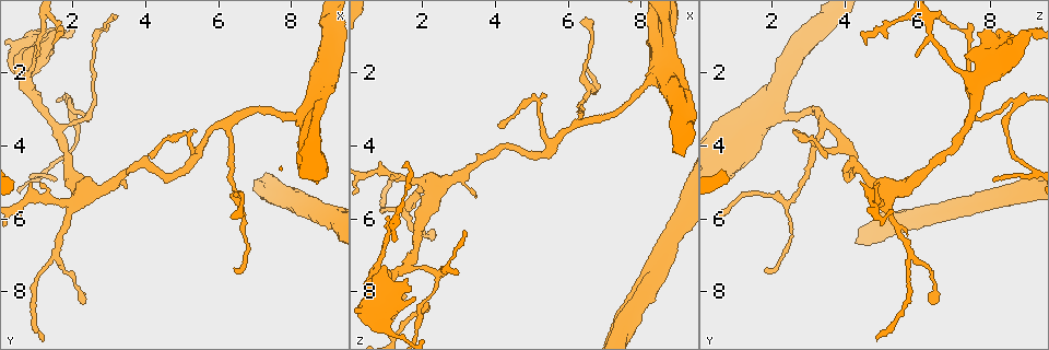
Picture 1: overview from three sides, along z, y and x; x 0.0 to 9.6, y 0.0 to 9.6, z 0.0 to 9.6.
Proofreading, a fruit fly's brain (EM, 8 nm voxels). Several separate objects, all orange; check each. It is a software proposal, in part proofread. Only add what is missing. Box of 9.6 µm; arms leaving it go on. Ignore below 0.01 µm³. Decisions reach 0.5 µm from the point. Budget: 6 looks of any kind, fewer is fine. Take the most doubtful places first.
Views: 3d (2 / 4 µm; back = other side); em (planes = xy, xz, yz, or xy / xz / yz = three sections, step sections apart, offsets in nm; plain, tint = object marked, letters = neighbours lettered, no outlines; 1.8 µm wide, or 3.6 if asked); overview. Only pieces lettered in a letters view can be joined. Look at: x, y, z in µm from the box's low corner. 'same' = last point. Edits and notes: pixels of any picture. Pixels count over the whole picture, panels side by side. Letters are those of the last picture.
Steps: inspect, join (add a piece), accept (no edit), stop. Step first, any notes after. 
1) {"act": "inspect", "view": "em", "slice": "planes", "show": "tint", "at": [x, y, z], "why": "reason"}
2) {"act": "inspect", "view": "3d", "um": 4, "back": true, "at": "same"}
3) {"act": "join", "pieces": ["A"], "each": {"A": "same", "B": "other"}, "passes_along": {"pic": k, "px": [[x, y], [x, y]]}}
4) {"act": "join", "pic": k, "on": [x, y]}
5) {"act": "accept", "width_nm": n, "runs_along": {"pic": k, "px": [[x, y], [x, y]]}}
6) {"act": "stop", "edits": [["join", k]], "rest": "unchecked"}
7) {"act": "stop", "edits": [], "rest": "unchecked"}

{"act": "inspect", "view": "3d", "um": 4, "back": true, "at": [1.50, 1.20, 4.60], "why": "tapers out"}

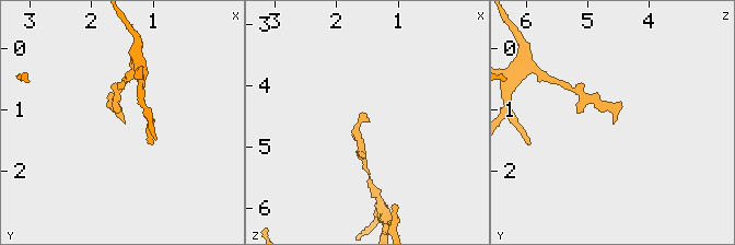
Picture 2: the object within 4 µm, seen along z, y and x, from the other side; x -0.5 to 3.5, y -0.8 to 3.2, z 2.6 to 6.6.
{"act": "inspect", "view": "em", "slice": "planes", "show": "letters", "at": [1.45, 1.25, 4.60], "why": "now the EM"}

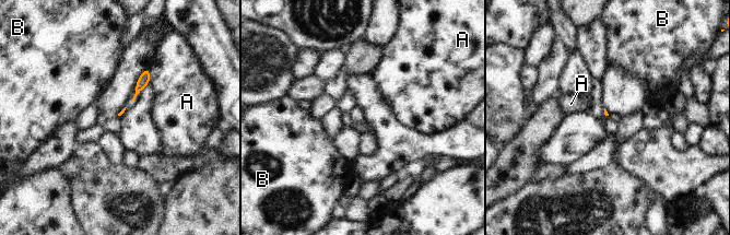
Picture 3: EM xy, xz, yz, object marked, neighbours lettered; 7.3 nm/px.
{"act": "accept", "each": {"A": "other", "B": "other"}, "border": {"pic": 3, "px": [[148, 68], [150, 82]]}, "found": "none of them fits"}

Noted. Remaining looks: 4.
{"act": "inspect", "view": "em", "slice": "planes", "show": "letters", "at": [8.40, 3.05, 2.05], "why": "four or more arms meet"}

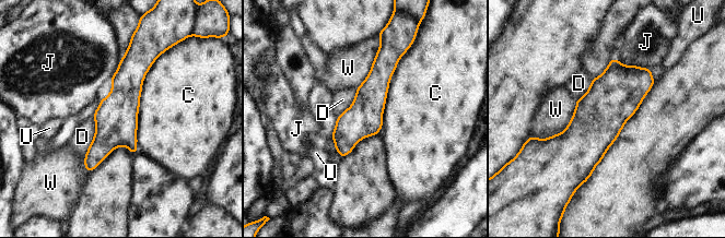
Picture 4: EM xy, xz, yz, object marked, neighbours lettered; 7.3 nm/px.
{"act": "accept", "longest_contact_nm": ["C", 750], "each": {"C": "other", "D": "other", "J": "other", "U": "other", "W": "other"}, "found": "no lettered piece goes on from it"}

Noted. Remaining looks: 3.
{"act": "inspect", "view": "em", "slice": "planes", "show": "plain", "at": [2.40, 3.25, 7.50], "why": "sharp bend"}

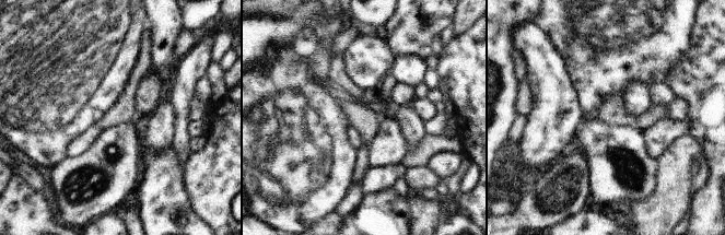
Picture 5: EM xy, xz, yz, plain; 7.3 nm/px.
{"act": "inspect", "view": "em", "slice": "planes", "show": "tint", "at": "same"}

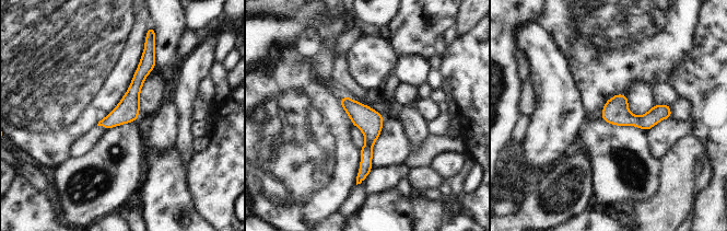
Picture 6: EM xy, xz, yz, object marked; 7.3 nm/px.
{"act": "inspect", "view": "em", "slice": "planes", "show": "letters", "at": "same", "why": "see the neighbours"}

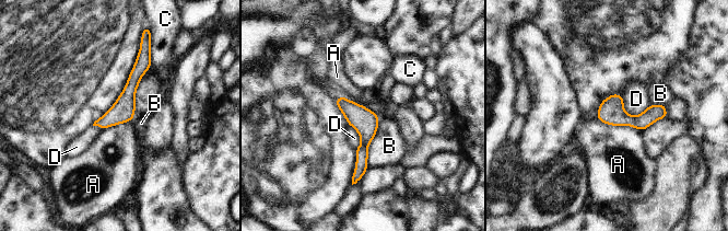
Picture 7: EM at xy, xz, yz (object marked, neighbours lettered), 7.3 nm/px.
{"act": "accept", "longest_contact_nm": ["A", 360], "each": {"A": "other", "B": "other", "C": "other", "D": "other"}, "runs_along": {"pic": 7, "px": [[340, 100], [364, 124], [354, 180]]}, "found": "no lettered piece goes on from it"}

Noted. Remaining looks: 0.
{"act": "stop", "edits": [], "rest": "unchecked"}

